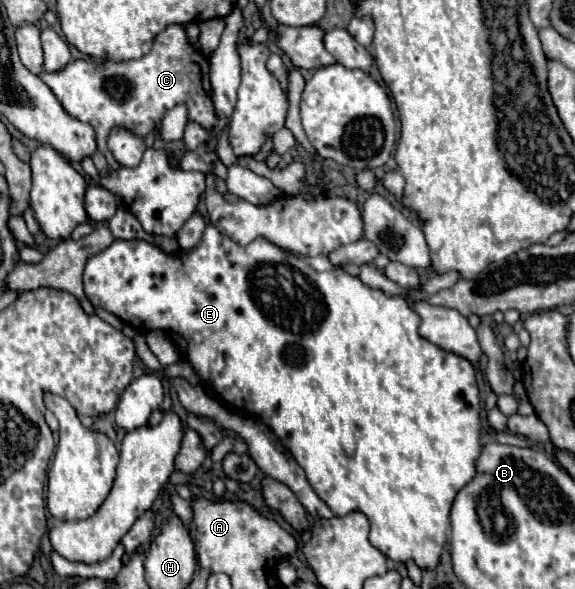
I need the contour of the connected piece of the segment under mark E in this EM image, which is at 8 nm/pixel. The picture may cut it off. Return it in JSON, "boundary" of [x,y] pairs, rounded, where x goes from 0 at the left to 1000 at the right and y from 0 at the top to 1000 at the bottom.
{"boundary":[[[365,377],[358,380],[351,407],[330,428],[317,424],[306,431],[289,431],[275,418],[250,407],[202,407],[181,428],[153,438],[146,458],[146,496],[163,520],[202,533],[209,543],[233,553],[237,560],[285,560],[313,596],[323,598],[323,608],[337,618],[348,645],[358,652],[365,649],[390,686],[403,689],[407,696],[431,696],[431,703],[452,706],[452,713],[477,730],[487,750],[504,764],[504,771],[536,805],[539,825],[584,876],[598,876],[609,866],[626,866],[640,876],[647,893],[643,920],[664,941],[671,941],[685,954],[720,951],[730,964],[758,961],[783,900],[779,873],[790,842],[821,815],[821,805],[828,805],[821,784],[828,784],[828,771],[835,771],[835,676],[821,618],[810,608],[772,598],[758,584],[734,574],[723,560],[727,533],[710,520],[703,506],[671,503],[664,492],[630,482],[626,472],[609,469],[591,452],[581,452],[563,431],[546,438],[501,431],[501,424],[483,421],[463,404],[449,404],[428,418],[417,418],[390,401]]]}

